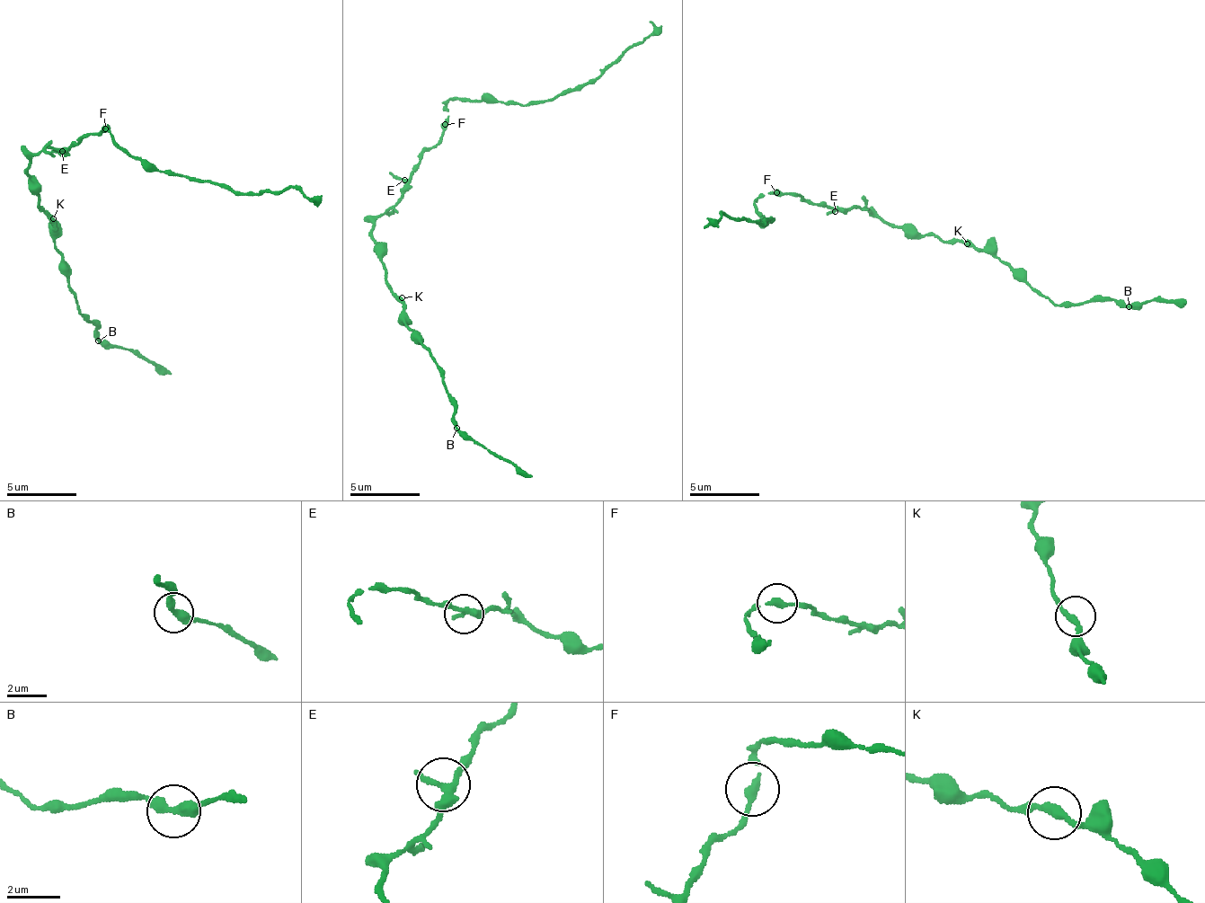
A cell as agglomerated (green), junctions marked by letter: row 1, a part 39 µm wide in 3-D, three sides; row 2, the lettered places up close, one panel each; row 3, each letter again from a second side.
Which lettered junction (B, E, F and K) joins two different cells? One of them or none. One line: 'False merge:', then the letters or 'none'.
False merge: B

